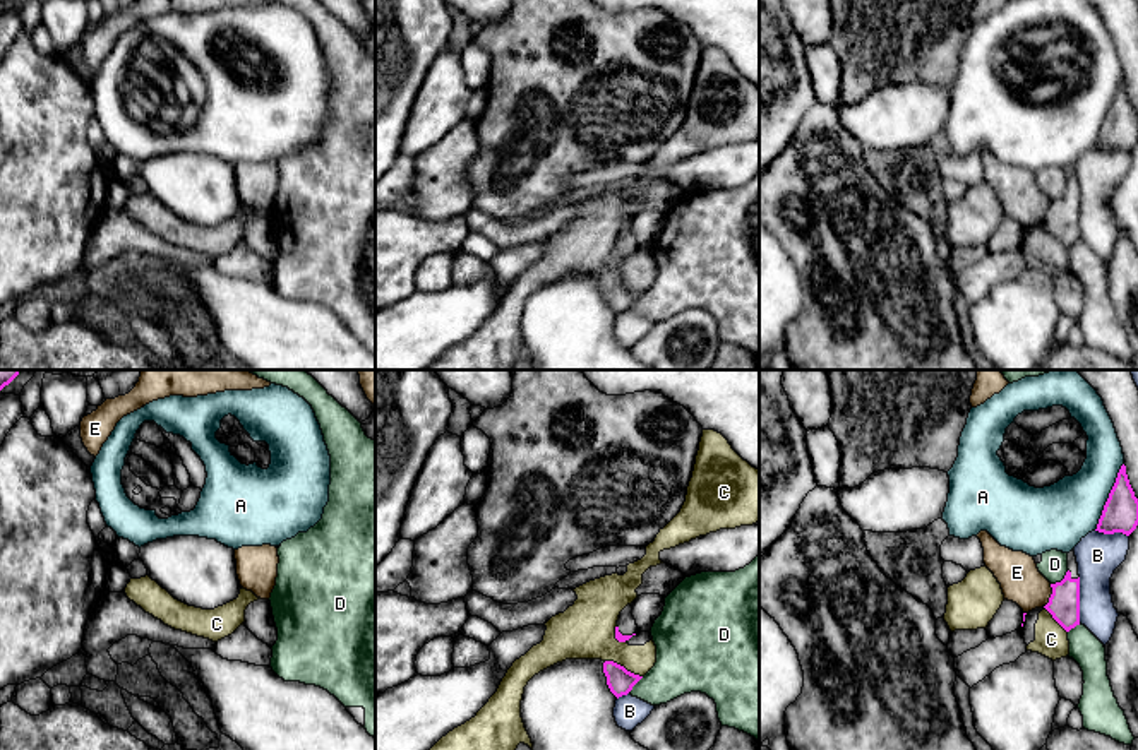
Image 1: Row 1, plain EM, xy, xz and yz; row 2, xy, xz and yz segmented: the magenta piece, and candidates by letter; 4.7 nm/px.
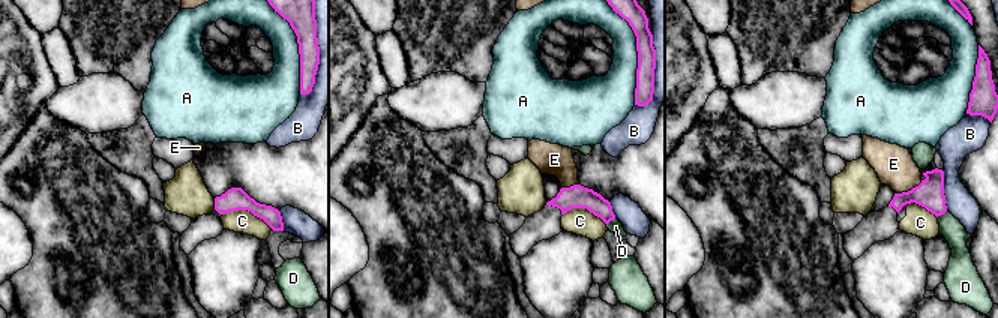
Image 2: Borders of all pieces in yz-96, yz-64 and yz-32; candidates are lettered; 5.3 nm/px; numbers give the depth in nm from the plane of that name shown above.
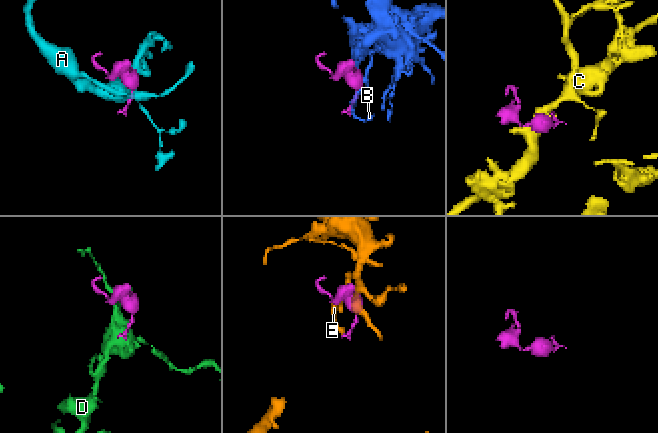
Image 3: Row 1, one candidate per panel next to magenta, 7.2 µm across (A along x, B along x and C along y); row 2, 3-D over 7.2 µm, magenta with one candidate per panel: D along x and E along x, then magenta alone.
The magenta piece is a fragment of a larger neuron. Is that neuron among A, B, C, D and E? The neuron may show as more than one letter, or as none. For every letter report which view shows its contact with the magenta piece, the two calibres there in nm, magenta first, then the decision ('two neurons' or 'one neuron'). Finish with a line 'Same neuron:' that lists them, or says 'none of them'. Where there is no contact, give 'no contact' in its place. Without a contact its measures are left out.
A: contact in yz; calibres 170 and 300 nm; two neurons
B: contact in yz; calibres 150 and 200 nm; two neurons
C: contact in xz; calibres 120 and 280 nm; two neurons
D: contact in yz; calibres 150 and 130 nm; two neurons
E: contact in yz; calibres 150 and 200 nm; two neurons
Same neuron: none of them

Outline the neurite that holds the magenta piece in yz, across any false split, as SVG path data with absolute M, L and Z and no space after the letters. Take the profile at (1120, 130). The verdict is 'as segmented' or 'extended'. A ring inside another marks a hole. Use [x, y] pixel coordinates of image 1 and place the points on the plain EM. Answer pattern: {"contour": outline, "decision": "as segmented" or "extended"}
{"contour": "M1123 80L1095 147L1104 151L1123 149L1129 152L1136 146L1136 142L1138 115L1135 113L1126 91L1126 82Z", "decision": "as segmented"}

